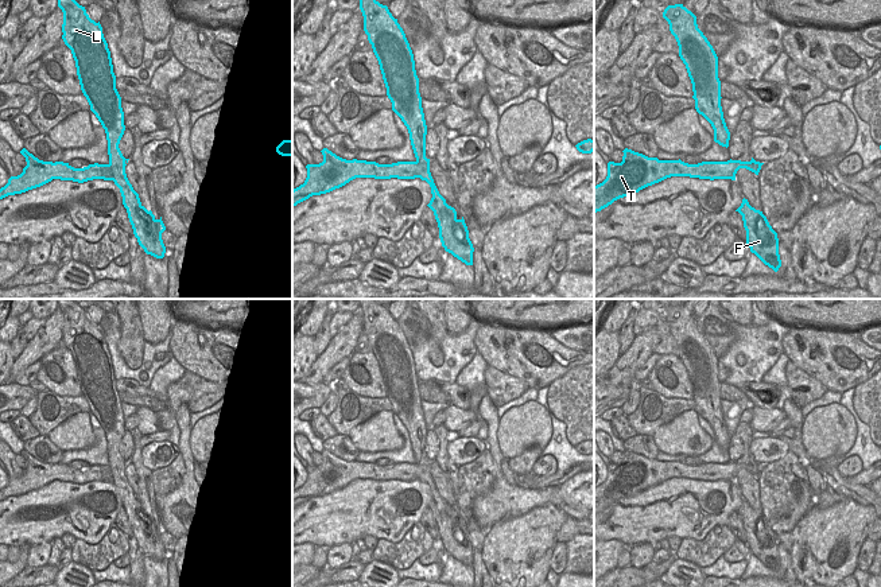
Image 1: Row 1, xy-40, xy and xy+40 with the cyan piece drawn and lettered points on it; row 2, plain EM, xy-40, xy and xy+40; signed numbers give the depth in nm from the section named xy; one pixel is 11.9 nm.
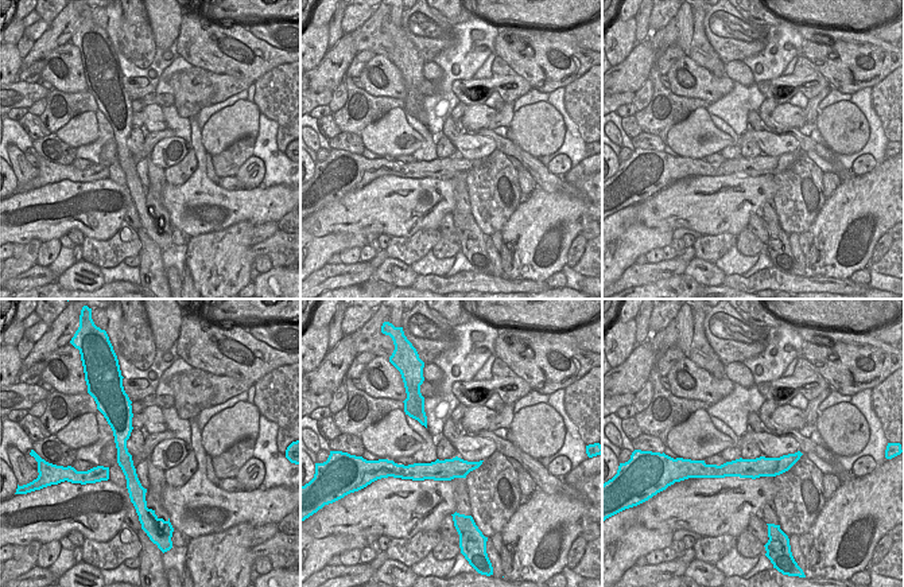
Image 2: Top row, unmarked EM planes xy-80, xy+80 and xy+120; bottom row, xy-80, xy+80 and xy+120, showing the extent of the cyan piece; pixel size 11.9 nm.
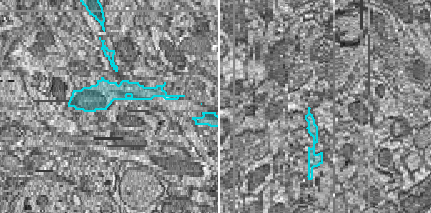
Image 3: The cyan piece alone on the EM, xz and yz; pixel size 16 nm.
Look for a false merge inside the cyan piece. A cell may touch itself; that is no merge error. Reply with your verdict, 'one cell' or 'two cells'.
two cells

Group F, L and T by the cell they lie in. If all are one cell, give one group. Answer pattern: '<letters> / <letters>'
F L / T

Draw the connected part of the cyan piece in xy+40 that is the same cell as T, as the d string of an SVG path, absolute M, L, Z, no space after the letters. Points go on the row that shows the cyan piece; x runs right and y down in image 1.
M625 148L621 163L608 163L606 179L594 186L594 214L612 205L614 201L633 195L640 190L659 183L671 176L690 176L699 179L731 179L740 168L746 168L758 175L764 163L727 160L702 162L688 164L679 160L659 160Z

